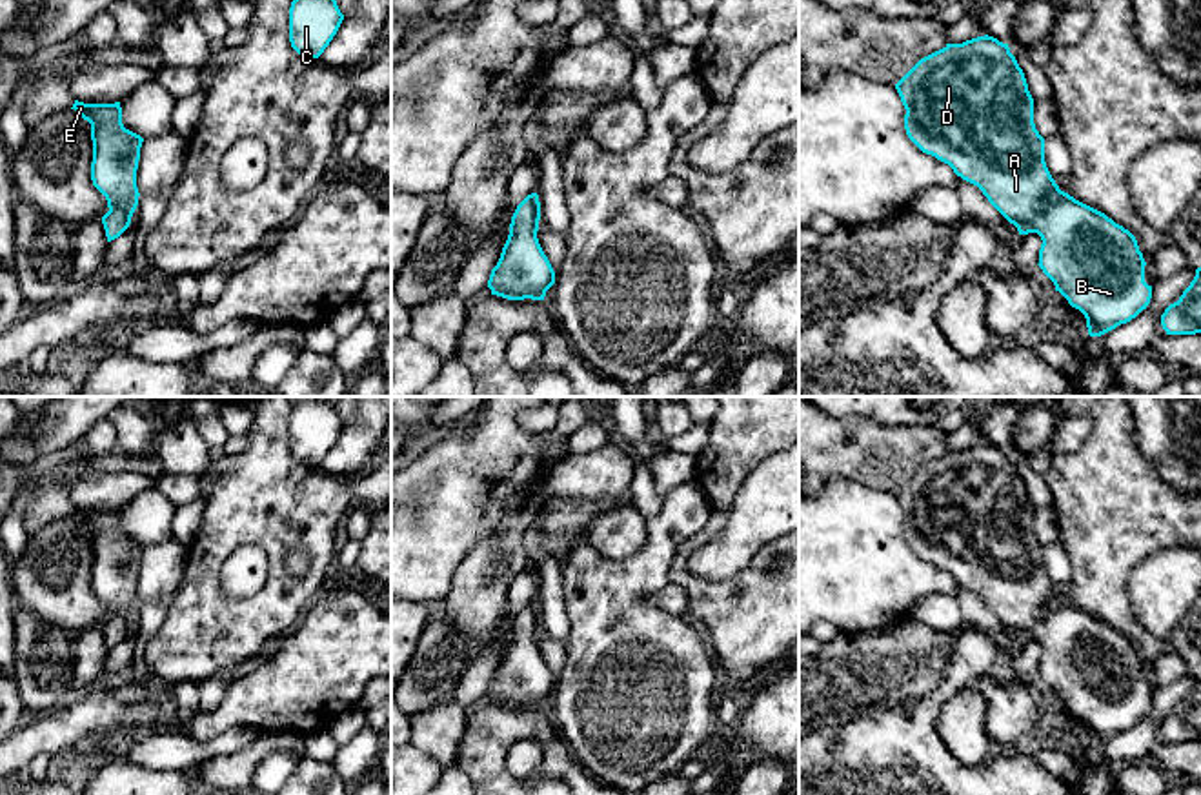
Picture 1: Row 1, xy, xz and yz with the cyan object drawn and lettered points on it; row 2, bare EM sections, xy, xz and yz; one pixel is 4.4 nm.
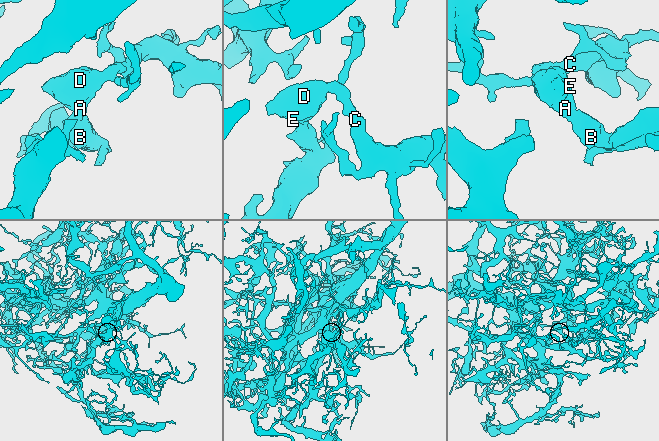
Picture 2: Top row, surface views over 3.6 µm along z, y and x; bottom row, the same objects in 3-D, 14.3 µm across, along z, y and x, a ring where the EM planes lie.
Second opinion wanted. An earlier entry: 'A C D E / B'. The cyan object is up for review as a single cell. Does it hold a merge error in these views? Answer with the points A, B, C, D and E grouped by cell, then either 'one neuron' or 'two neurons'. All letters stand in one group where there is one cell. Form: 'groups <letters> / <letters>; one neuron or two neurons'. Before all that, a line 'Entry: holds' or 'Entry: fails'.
Entry: fails
groups A B C D E; one neuron

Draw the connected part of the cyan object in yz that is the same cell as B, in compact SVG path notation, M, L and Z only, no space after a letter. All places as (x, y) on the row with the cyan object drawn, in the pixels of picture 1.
M988 35L946 44L921 58L895 89L906 109L908 138L977 186L1019 235L1041 236L1037 266L1055 291L1085 315L1090 337L1101 337L1146 309L1152 286L1145 282L1146 262L1135 236L1061 191L1052 178L1045 162L1045 138L1034 124L1034 98L1008 44Z

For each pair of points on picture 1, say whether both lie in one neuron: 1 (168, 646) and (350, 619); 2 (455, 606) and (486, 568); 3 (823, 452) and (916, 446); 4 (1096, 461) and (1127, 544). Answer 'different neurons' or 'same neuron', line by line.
1: different neurons
2: same neuron
3: same neuron
4: same neuron

